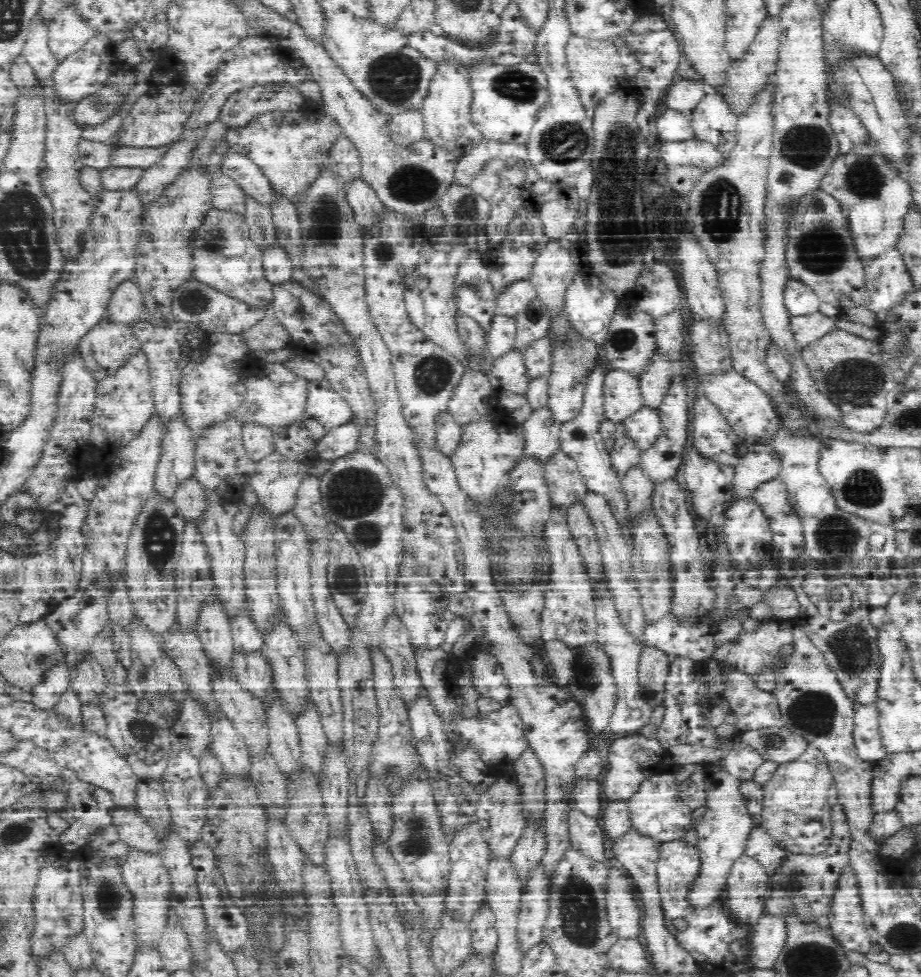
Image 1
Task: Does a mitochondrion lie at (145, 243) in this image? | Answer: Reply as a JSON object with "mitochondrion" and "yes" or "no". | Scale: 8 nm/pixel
{"mitochondrion":"no"}

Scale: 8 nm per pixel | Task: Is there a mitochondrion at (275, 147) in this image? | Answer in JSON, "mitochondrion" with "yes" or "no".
{"mitochondrion":"no"}

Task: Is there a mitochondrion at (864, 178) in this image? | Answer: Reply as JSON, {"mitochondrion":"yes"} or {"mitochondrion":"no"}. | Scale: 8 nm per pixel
{"mitochondrion":"yes"}

